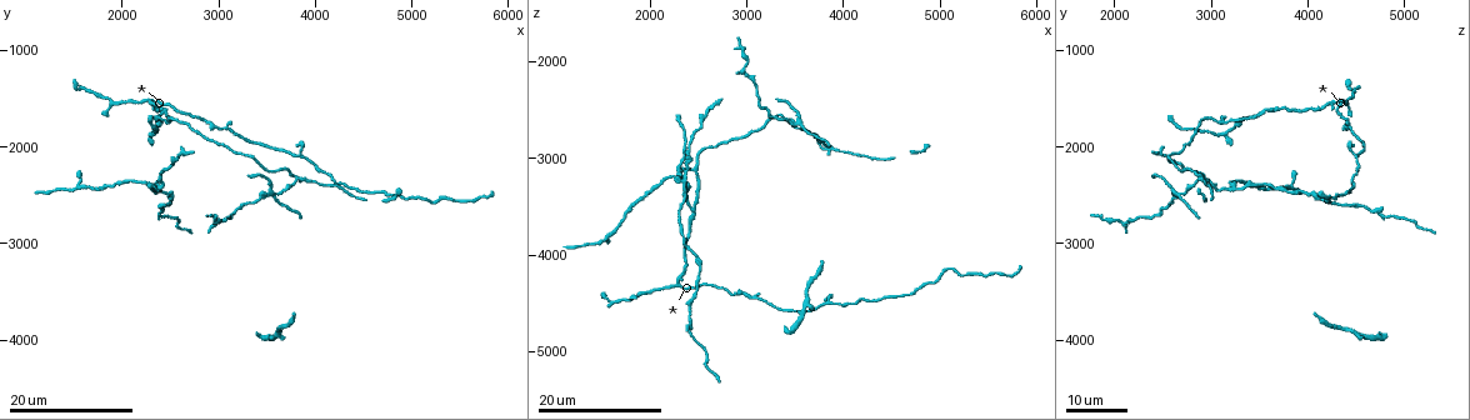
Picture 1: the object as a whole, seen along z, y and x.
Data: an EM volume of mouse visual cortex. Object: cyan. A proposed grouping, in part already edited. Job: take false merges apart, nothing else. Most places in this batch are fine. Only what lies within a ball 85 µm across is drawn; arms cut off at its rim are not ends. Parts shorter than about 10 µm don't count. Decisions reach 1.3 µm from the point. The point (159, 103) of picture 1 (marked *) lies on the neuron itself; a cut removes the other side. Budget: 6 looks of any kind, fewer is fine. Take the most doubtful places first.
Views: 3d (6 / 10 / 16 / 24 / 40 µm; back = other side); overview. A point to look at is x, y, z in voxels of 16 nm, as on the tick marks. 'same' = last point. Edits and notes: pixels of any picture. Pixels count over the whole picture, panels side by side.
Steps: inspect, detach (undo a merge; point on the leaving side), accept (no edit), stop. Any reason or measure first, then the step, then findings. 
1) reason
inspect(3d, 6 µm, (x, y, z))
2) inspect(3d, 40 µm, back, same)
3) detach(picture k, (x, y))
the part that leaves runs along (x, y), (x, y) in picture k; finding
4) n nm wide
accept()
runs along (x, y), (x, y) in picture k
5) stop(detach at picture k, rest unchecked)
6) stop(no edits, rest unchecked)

four arms meet
inspect(3d, 24 µm, (3800, 2340, 2860))

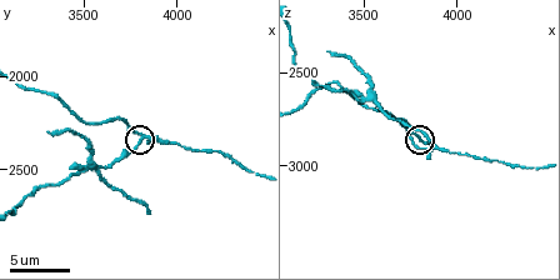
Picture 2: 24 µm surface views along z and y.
inspect(3d, 6 µm, (3800, 2320, 2880))

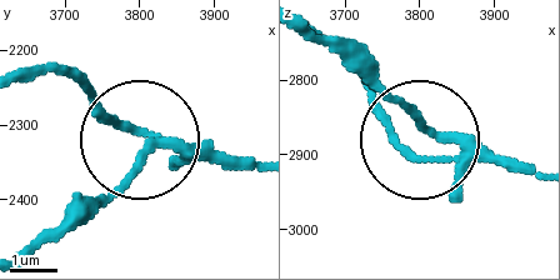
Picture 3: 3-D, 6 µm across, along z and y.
detach(picture 3, (139, 169))
the part that leaves runs along (186, 154), (154, 146), (23, 254) in picture 3; a second neuron is stuck on

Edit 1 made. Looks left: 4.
redraw
inspect(overview)

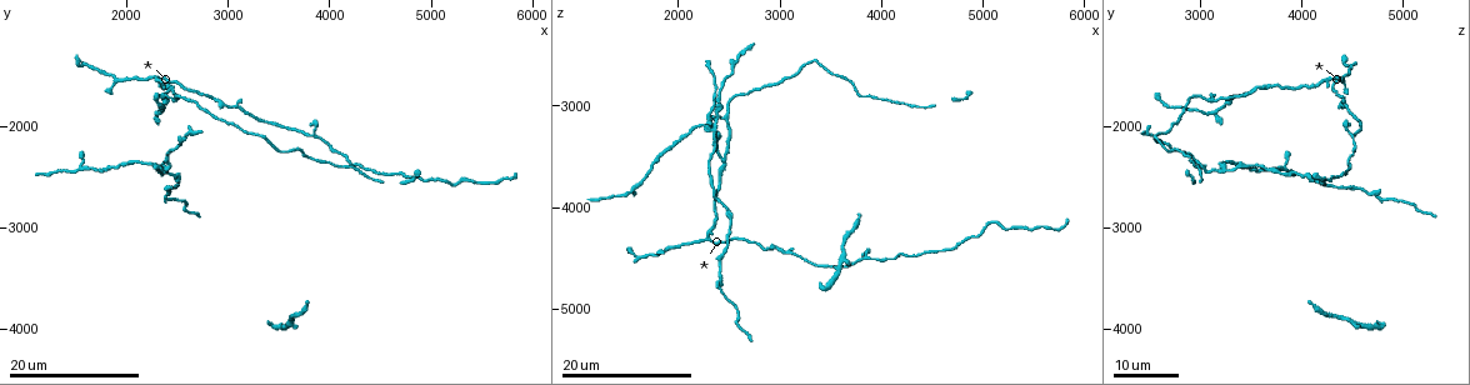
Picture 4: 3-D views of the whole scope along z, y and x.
inspect(3d, 16 µm, (2320, 2420, 3240))

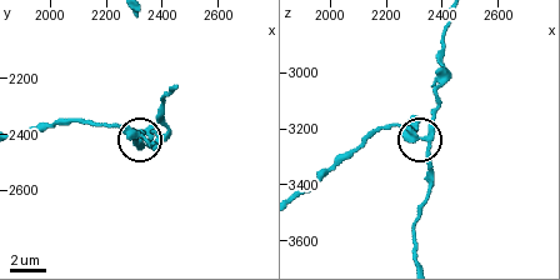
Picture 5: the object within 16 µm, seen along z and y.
inspect(3d, 10 µm, (2340, 2420, 3240))

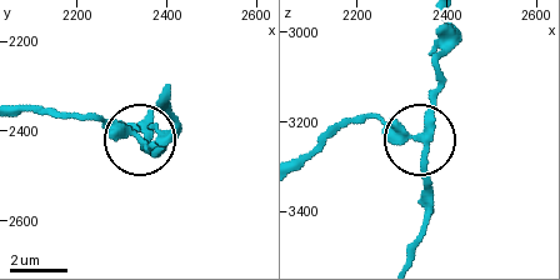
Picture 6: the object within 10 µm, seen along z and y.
3 arms
detach(picture 6, (425, 161))
the part that leaves runs along (404, 131), (423, 153), (423, 231), (416, 254) in picture 6; two neurons meet here

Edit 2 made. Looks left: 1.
stop(detach at picture 3, detach at picture 6, rest unchecked)

